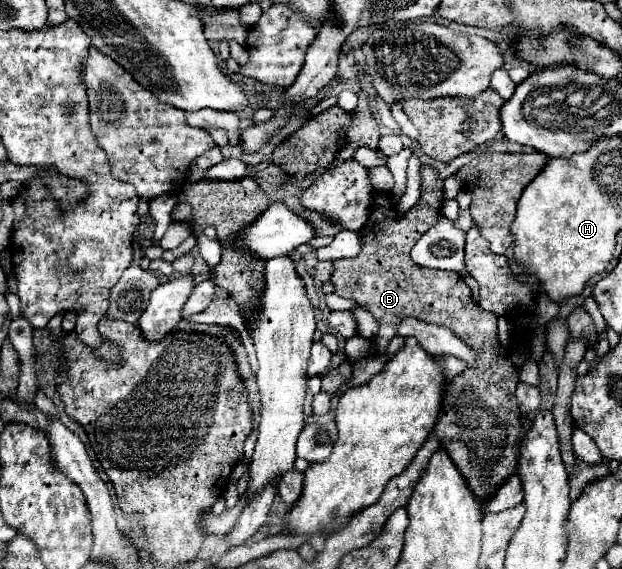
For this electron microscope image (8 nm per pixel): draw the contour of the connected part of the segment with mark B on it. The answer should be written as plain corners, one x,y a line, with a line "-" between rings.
422,166
422,198
406,216
398,216
396,204
386,194
374,194
374,210
362,230
362,252
356,258
334,262
336,270
332,284
338,296
352,298
374,314
380,324
376,336
380,354
384,354
388,342
396,336
398,324
406,316
446,326
474,348
476,368
466,368
466,372
446,382
442,412
434,434
444,440
446,452
466,478
476,500
482,504
508,480
510,474
516,472
520,440
532,420
518,412
514,398
520,382
518,370
506,356
498,354
500,340
496,316
478,308
468,284
456,272
438,270
438,274
434,274
434,270
422,268
410,258
414,242
418,242
418,238
438,220
438,210
444,200
442,184
444,180
434,168

